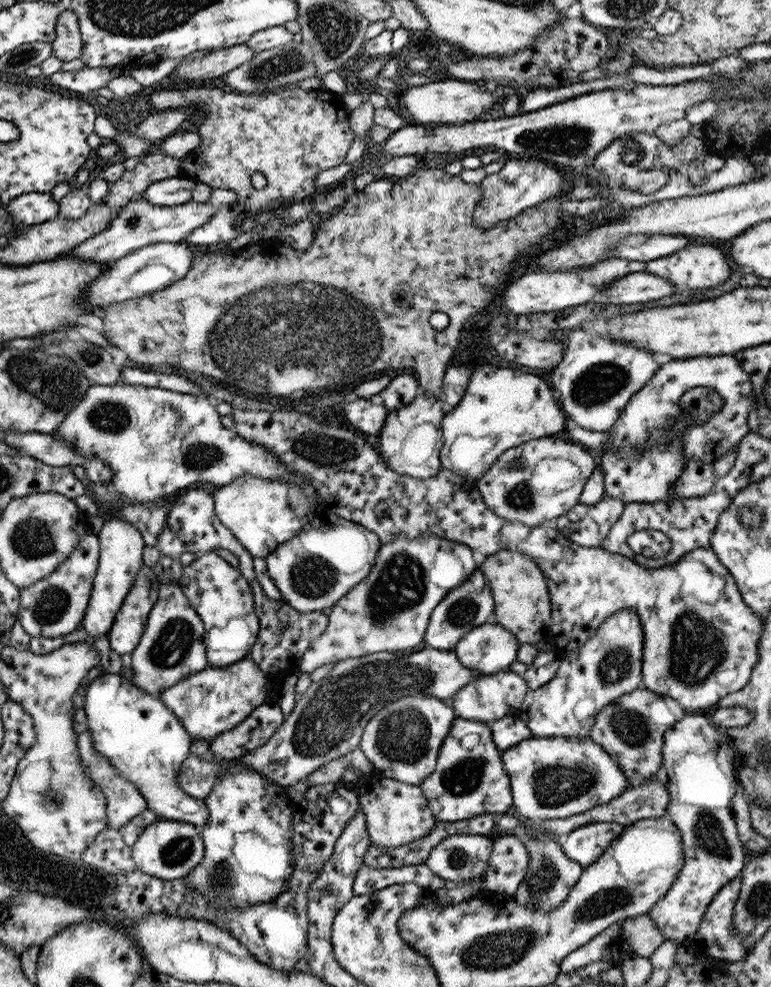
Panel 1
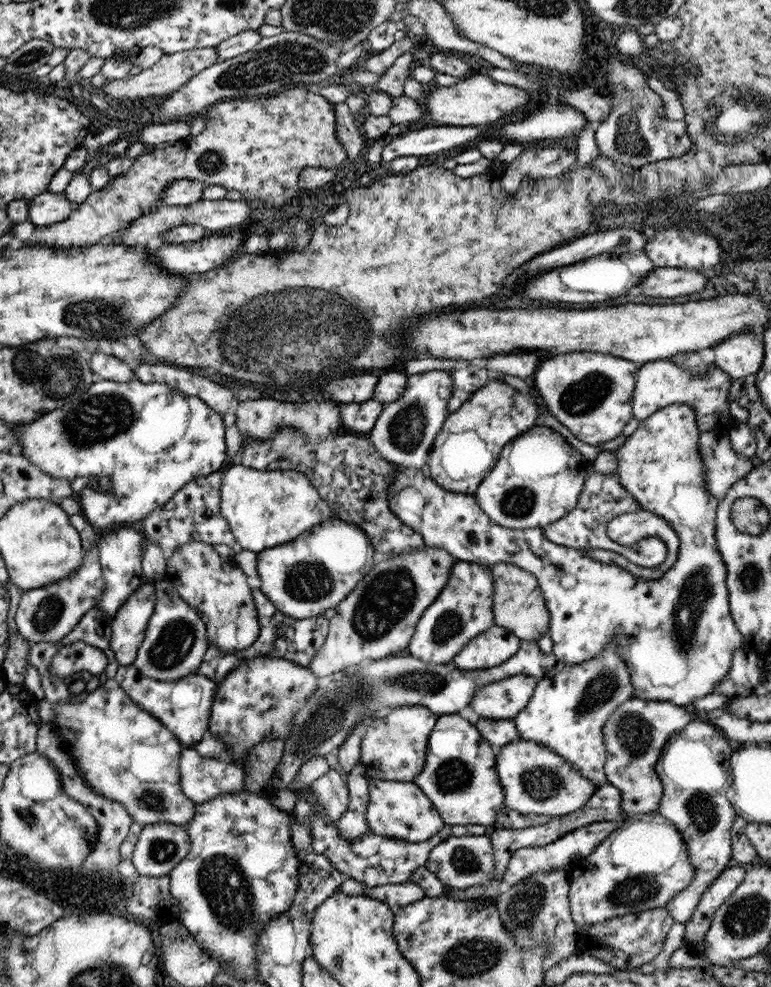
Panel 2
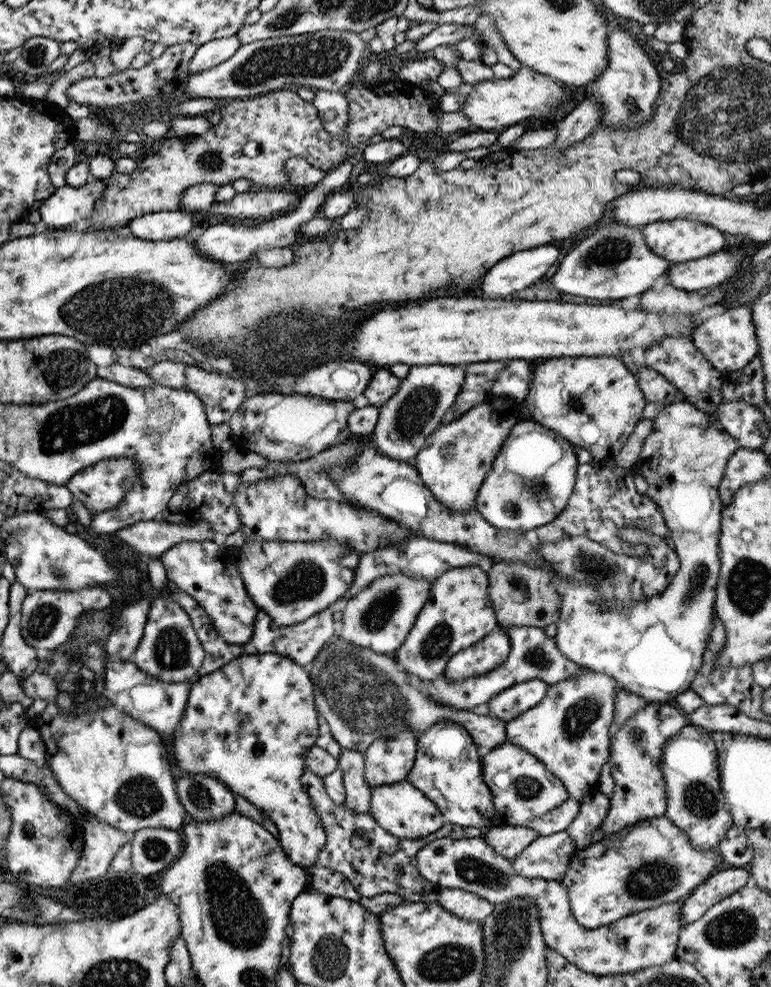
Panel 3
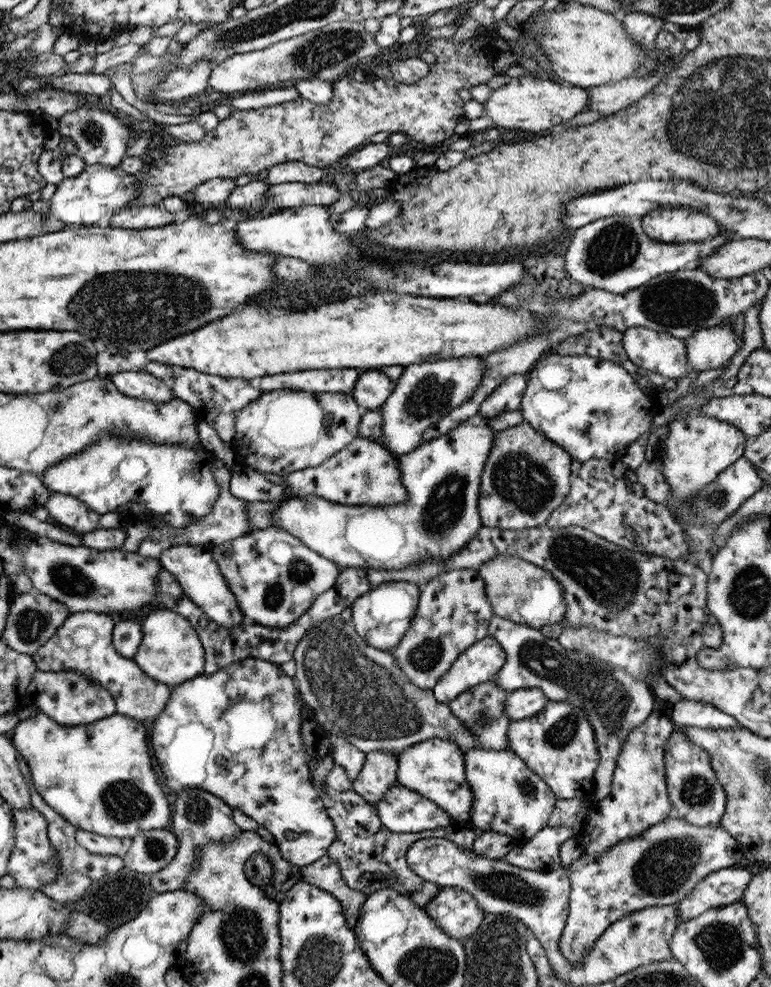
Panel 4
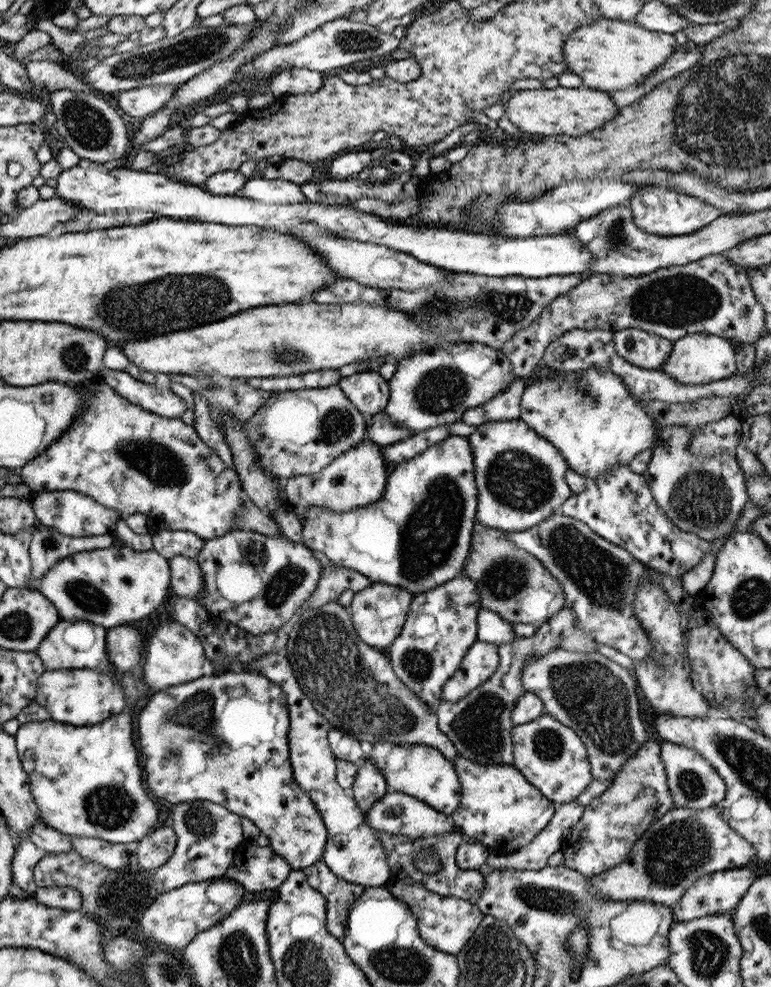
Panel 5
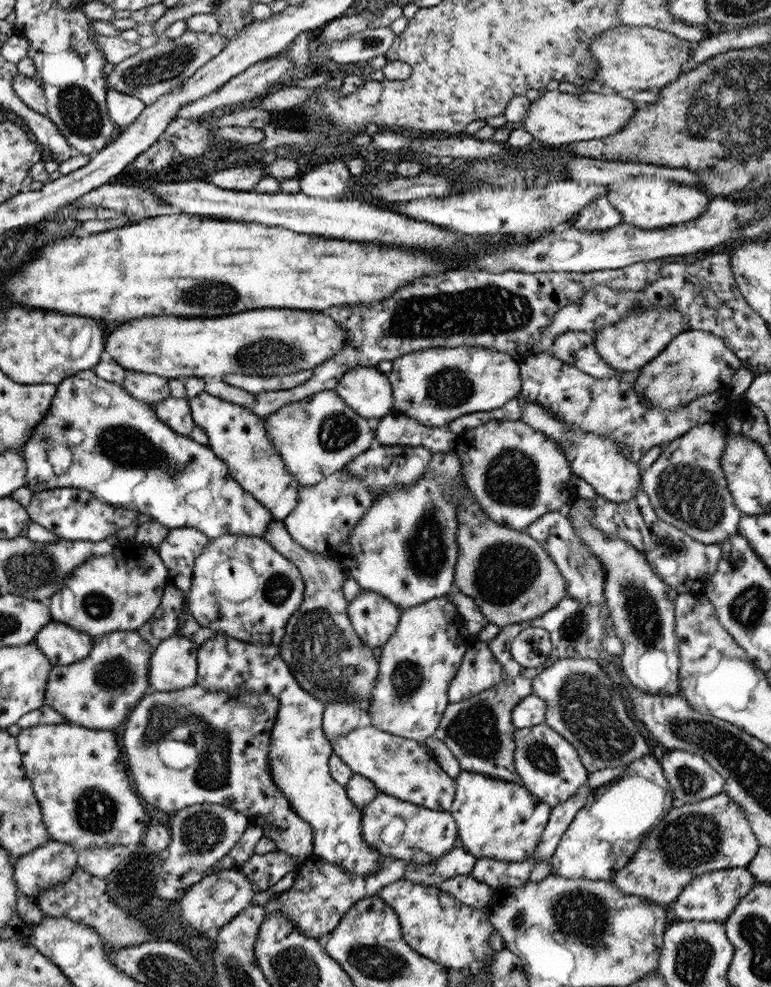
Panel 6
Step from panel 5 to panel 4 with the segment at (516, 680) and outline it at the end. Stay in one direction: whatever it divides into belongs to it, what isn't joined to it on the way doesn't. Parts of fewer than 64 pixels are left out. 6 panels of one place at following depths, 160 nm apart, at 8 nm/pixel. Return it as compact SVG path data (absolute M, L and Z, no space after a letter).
M493 678L468 688L464 693L458 694L447 703L449 711L459 719L459 722L475 738L474 748L481 750L501 750L507 748L506 730L510 720L503 713L503 701L507 691L504 691Z

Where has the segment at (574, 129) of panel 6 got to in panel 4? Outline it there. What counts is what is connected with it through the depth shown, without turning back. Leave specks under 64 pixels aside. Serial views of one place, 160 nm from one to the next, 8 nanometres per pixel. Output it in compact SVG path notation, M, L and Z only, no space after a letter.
M527 77L511 78L508 84L492 90L486 103L482 104L484 113L493 124L500 127L521 129L534 135L550 132L555 126L565 124L583 111L587 111L587 91L572 87L565 82Z

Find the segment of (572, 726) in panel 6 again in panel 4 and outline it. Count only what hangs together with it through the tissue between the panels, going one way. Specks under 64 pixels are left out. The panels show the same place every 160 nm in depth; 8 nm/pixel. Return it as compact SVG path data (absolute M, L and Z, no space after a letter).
M495 615L487 623L486 636L494 638L504 650L504 663L493 677L504 691L538 688L548 700L565 702L586 716L598 750L593 788L587 800L594 804L606 797L610 792L616 758L624 740L653 710L653 698L648 685L632 677L626 670L610 667L605 661L594 659L588 654L563 648L556 639L545 638L539 629Z

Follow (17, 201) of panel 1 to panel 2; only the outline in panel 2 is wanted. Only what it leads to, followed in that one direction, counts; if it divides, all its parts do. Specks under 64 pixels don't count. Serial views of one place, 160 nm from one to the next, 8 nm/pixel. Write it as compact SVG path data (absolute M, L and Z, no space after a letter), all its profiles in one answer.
M47 191L29 200L27 221L39 227L49 226L67 220L74 208L63 193Z

